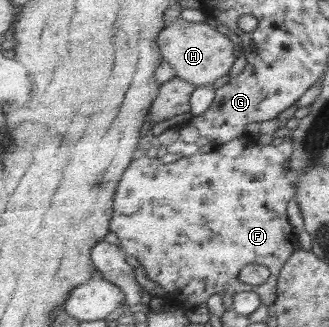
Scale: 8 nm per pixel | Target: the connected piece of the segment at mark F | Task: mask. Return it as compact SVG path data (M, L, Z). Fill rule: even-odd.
M245 135L236 138L235 140L218 144L213 150L208 153L195 153L181 157L173 163L163 164L158 160L158 156L148 158L145 154L136 155L134 161L129 168L124 172L124 177L121 179L120 185L116 190L114 200L114 215L110 222L110 231L115 233L119 242L120 248L133 256L139 261L148 278L159 284L165 291L162 303L169 303L177 308L197 309L201 305L205 305L207 298L217 293L220 296L232 296L232 298L243 291L257 291L262 298L263 305L273 305L278 300L278 278L280 272L284 268L284 264L292 257L292 254L299 249L299 234L300 232L291 226L289 216L287 216L287 204L294 200L297 194L299 184L299 173L289 167L285 168L285 162L292 158L294 146L291 140L284 140L280 145L273 146L271 143L259 144L255 137ZM247 264L262 264L270 269L270 276L264 282L257 286L245 284L239 280L239 272L243 270L243 266Z

